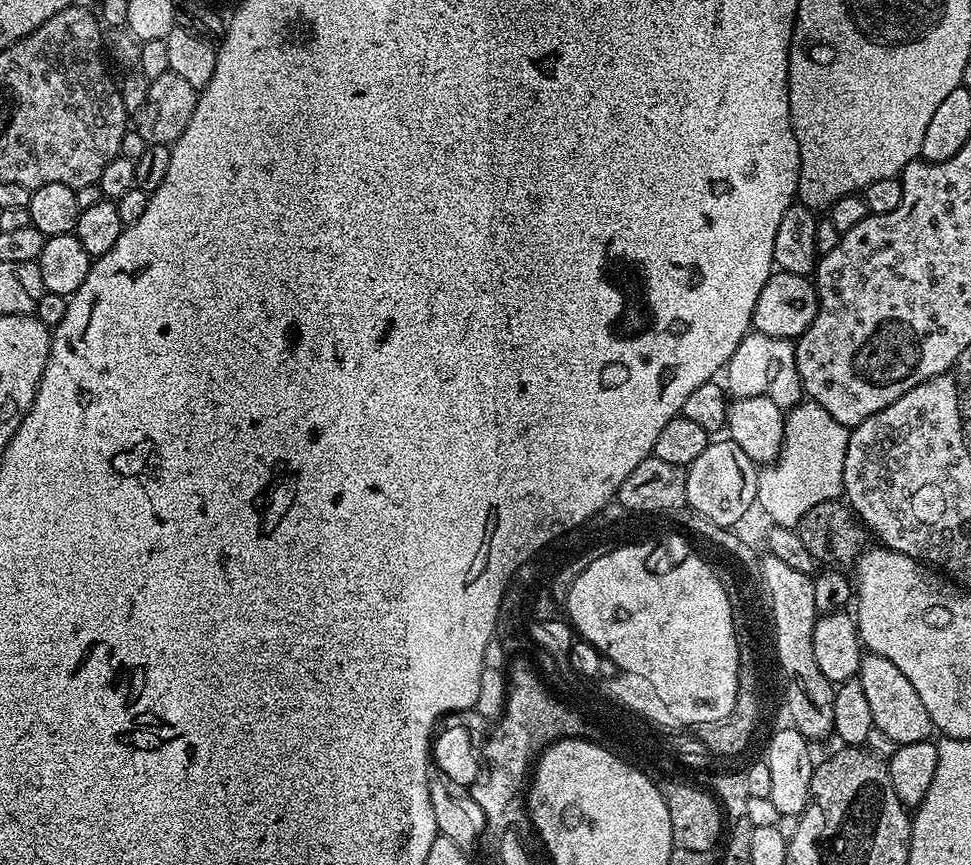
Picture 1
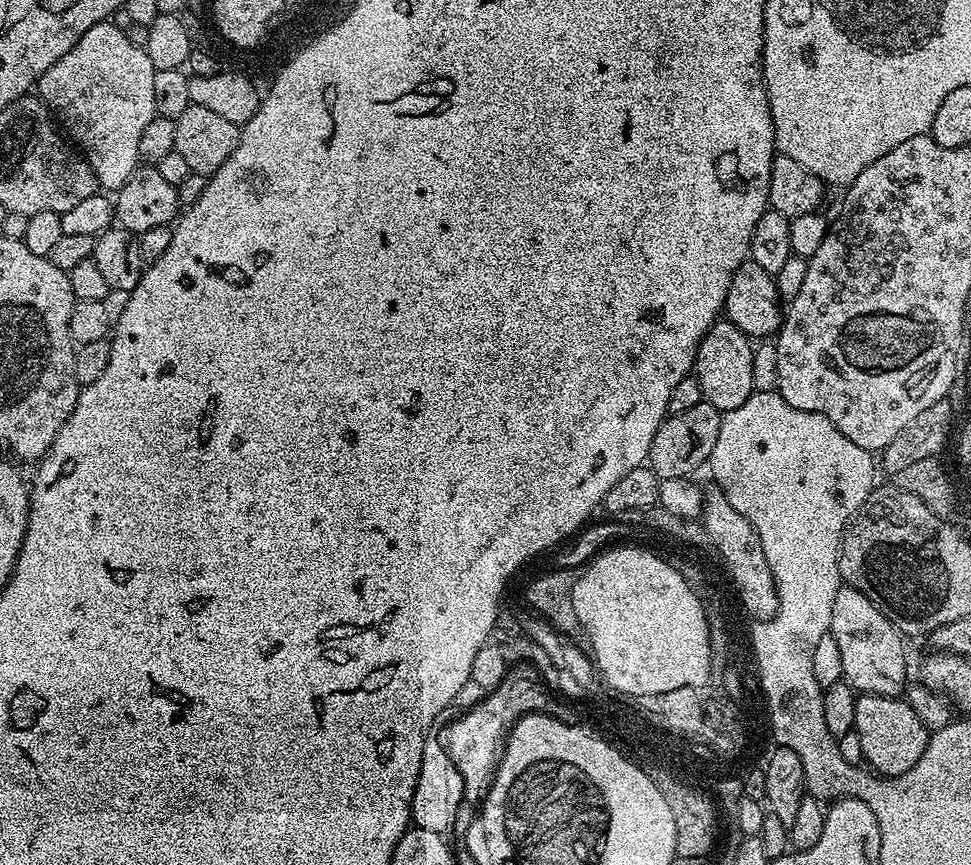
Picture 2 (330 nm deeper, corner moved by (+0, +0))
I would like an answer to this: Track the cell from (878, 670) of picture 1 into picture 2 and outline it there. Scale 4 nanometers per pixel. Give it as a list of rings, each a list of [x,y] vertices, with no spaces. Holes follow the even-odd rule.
[[[847,586],[838,590],[834,598],[830,635],[838,642],[838,650],[842,653],[843,679],[857,693],[899,697],[905,691],[909,683],[908,664],[904,661],[905,641],[886,614],[882,614],[866,594]]]

